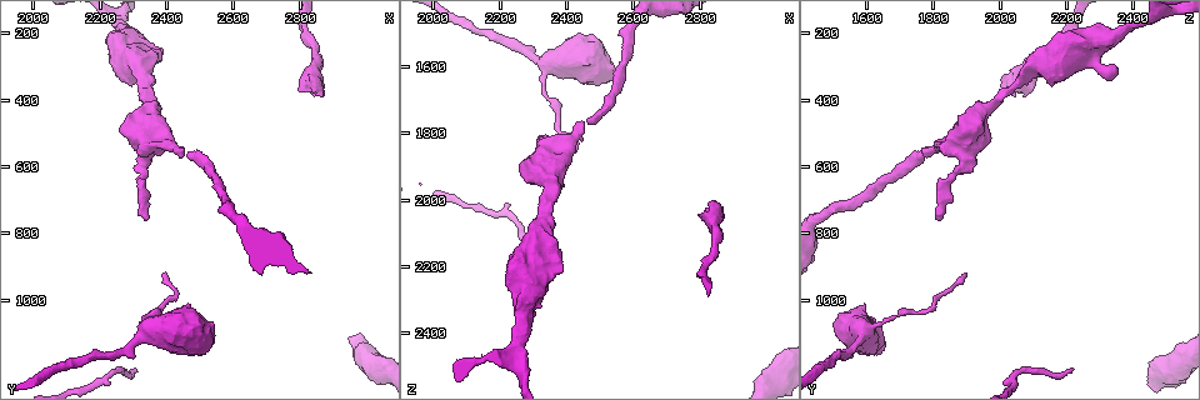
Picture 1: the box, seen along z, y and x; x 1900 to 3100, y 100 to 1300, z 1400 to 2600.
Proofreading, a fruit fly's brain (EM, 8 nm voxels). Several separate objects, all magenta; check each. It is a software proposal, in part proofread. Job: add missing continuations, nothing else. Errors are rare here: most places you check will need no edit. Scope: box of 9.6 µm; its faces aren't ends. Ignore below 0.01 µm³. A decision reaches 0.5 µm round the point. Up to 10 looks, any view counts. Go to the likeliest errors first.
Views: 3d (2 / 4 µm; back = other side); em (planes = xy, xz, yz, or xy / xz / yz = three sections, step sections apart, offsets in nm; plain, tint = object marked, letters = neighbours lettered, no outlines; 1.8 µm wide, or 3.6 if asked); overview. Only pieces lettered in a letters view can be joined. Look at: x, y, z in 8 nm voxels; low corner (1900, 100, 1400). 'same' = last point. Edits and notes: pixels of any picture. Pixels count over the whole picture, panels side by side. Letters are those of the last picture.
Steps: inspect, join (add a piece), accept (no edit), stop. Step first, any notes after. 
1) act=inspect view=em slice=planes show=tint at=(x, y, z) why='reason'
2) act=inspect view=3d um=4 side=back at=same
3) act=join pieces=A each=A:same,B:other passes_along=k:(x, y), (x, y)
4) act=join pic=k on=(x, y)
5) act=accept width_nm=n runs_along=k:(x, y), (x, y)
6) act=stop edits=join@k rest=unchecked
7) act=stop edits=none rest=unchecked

act=inspect view=em slice=yz step=16 show=tint at=(2850, 310, 2090) why='sudden change in width'

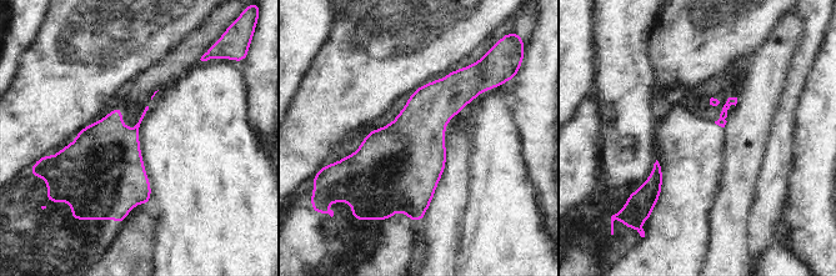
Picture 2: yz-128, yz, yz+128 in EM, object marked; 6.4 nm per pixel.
act=inspect view=em slice=planes show=tint at=same why='another direction'

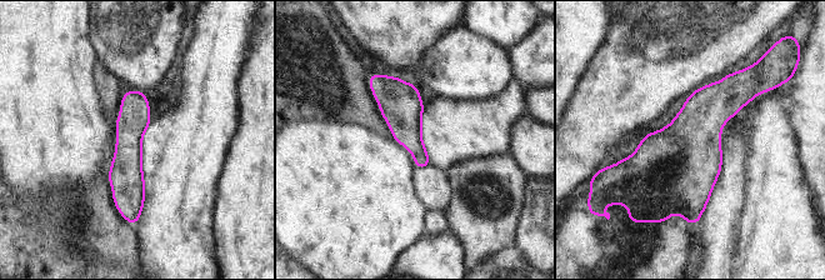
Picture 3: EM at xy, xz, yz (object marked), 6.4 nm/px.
act=inspect view=em slice=planes show=letters at=same

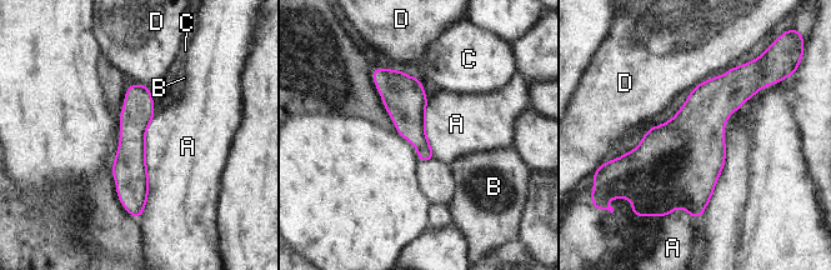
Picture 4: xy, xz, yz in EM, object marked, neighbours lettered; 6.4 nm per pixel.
act=accept each=A:other,B:other,C:other,D:other runs_along=4:(139, 86), (133, 128), (133, 209) found='none of them fits'

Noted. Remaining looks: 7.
act=inspect view=3d um=2 at=(2340, 760, 1810) why='branch stops here'

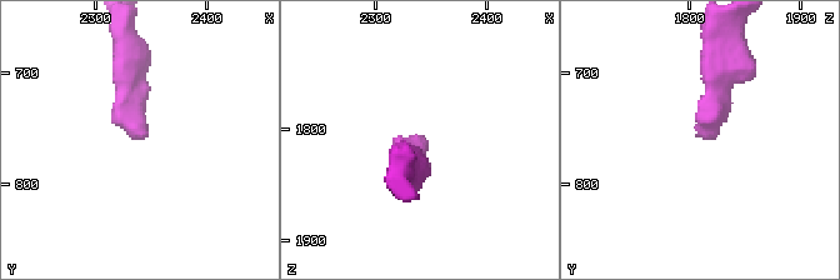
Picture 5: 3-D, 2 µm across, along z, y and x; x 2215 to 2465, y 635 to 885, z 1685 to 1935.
act=inspect view=em slice=xy step=8 show=tint at=(2348, 760, 1812) why='need the tissue'

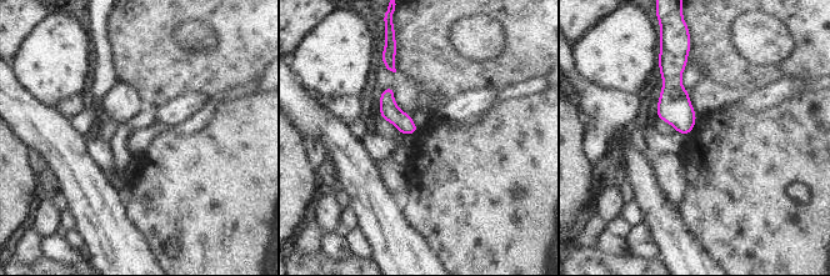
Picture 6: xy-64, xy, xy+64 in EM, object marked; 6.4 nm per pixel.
act=inspect view=em slice=planes show=letters at=same

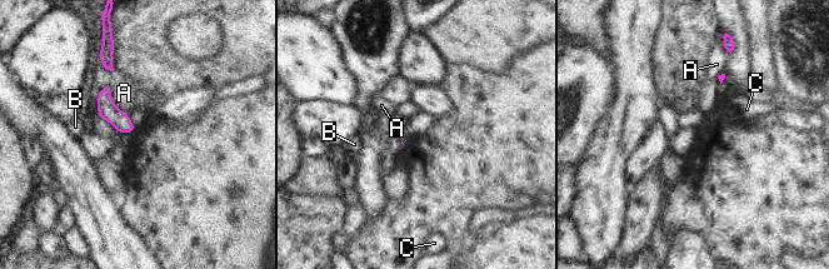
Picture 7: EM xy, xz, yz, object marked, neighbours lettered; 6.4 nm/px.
act=accept each=A:other,B:other,C:other found='none of them fits'

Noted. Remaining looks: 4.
act=inspect view=3d um=4 side=back at=(2300, 340, 2330) why='stops while still wide'

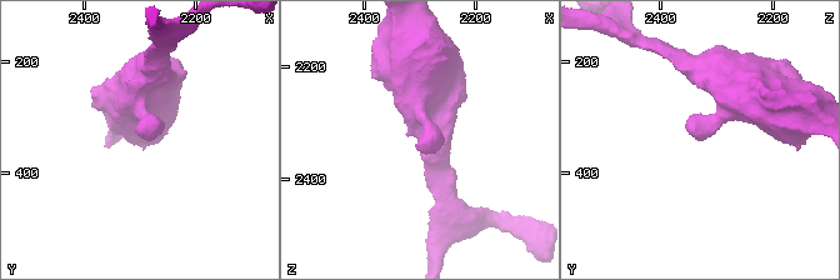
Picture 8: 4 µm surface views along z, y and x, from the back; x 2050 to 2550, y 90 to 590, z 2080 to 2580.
act=inspect view=em slice=xy step=4 show=letters at=(2310, 335, 2335) why='need the tissue'

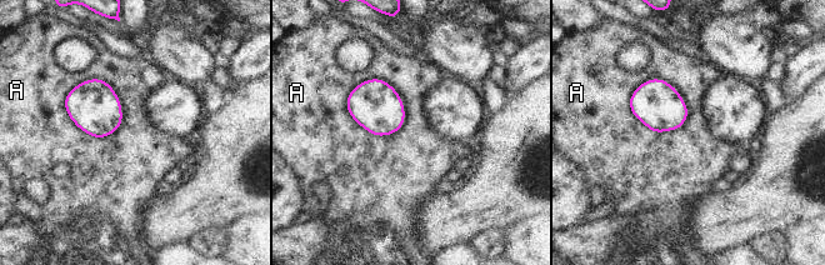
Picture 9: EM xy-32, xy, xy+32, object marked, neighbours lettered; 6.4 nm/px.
act=accept each=A:other border=9:(63, 101), (95, 138), (123, 121) found='none of them fits'

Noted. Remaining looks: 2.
act=inspect view=em slice=planes show=plain at=(2340, 530, 1810) why='an open end'

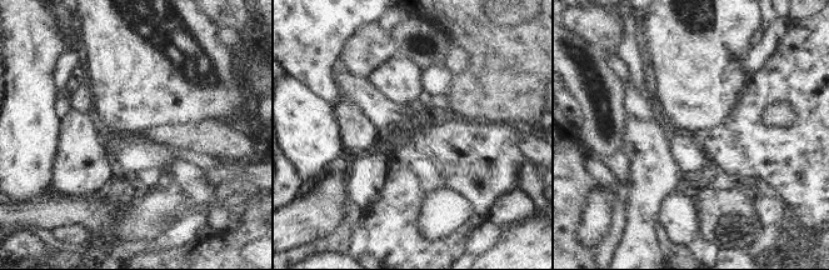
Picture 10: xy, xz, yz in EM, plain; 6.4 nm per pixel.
act=inspect view=em slice=planes show=letters at=same why='see the neighbours'

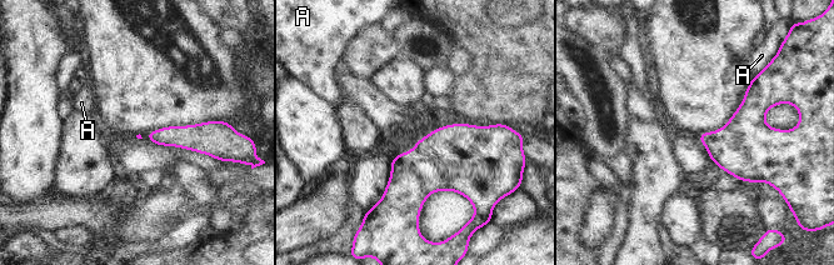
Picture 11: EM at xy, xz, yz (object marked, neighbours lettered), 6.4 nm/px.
act=accept each=A:other border=11:(759, 73), (752, 78) found='none of them fits'

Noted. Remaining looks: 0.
act=stop edits=none rest=unchecked

